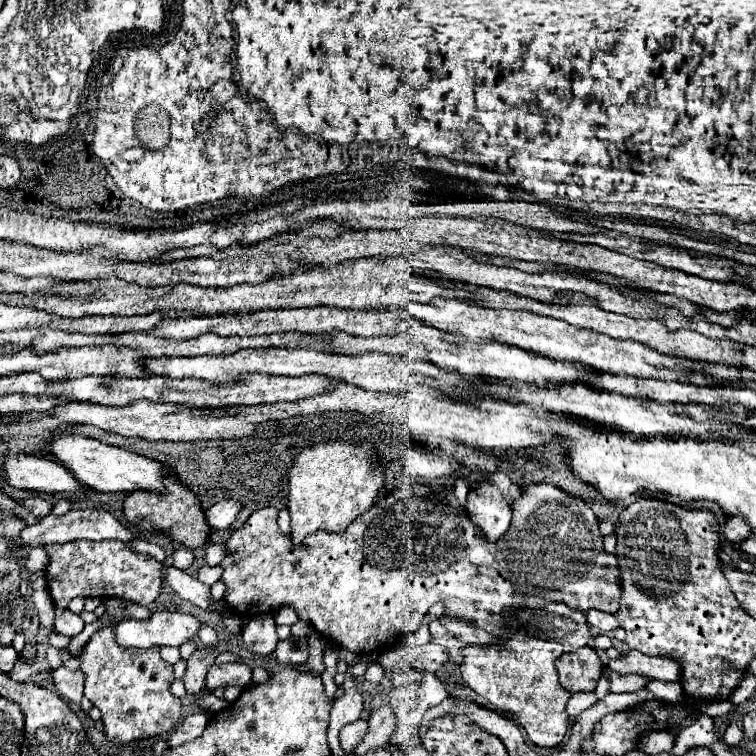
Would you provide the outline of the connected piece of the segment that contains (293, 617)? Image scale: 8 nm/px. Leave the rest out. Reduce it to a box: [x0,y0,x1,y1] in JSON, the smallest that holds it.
[276,605,298,625]

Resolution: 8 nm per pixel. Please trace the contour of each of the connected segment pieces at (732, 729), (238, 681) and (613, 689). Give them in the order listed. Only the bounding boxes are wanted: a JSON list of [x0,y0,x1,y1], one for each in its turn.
[[724,723,742,747],[206,663,252,689],[610,671,652,693]]

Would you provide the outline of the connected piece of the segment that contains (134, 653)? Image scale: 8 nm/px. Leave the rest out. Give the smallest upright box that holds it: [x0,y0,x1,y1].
[78,599,180,743]

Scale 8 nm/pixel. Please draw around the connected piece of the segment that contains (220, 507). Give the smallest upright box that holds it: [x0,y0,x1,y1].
[206,499,242,529]

